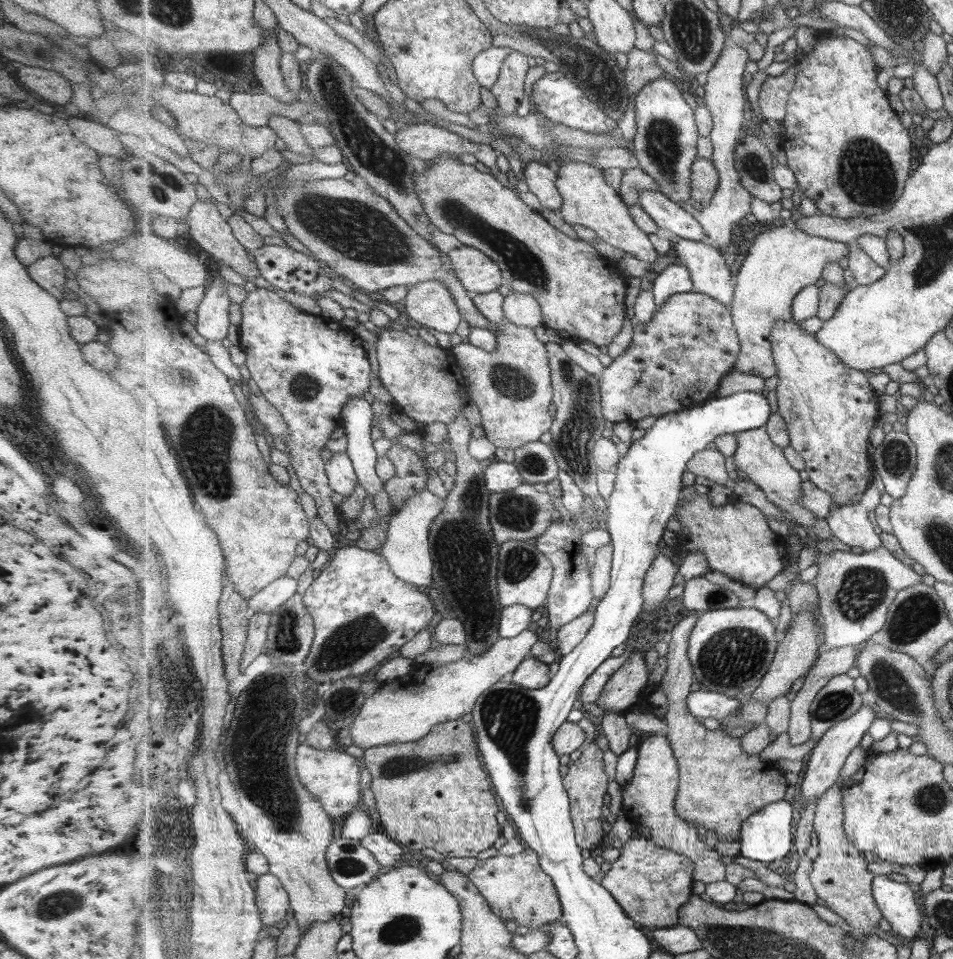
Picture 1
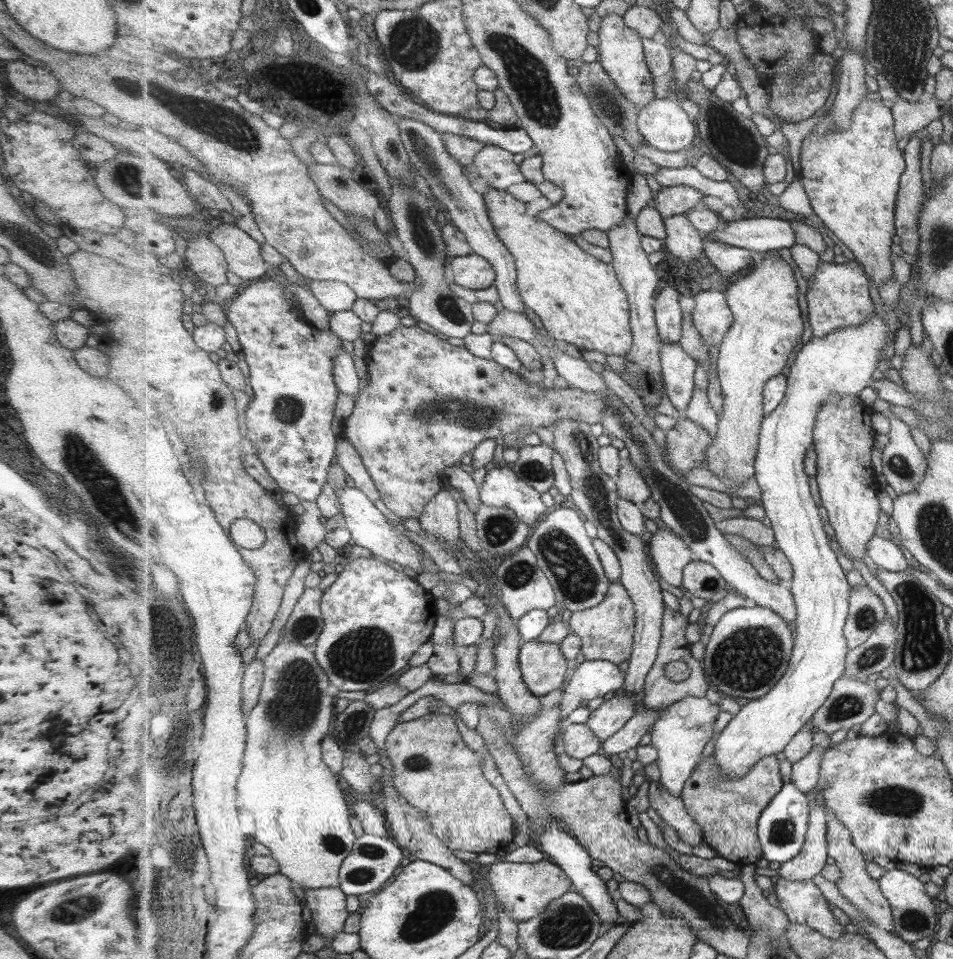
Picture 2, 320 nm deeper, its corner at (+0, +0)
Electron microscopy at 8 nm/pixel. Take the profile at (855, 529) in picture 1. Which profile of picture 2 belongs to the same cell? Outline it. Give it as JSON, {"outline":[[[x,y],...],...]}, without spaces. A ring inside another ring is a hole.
{"outline":[[[879,536],[869,541],[868,555],[879,568],[887,569],[889,572],[902,573],[910,567],[903,550],[895,542]]]}

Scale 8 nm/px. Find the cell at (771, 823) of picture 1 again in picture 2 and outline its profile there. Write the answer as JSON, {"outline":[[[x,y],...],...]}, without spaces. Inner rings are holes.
{"outline":[[[792,781],[785,783],[760,818],[759,834],[765,859],[782,865],[801,854],[809,832],[811,811],[811,802],[807,800],[804,791],[799,790]]]}

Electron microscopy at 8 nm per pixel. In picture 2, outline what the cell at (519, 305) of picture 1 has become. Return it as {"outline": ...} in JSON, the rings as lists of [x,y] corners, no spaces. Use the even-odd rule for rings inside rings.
{"outline":[[[504,309],[487,325],[487,332],[493,335],[494,342],[502,341],[504,336],[513,336],[534,344],[534,328],[535,323],[527,315]]]}

